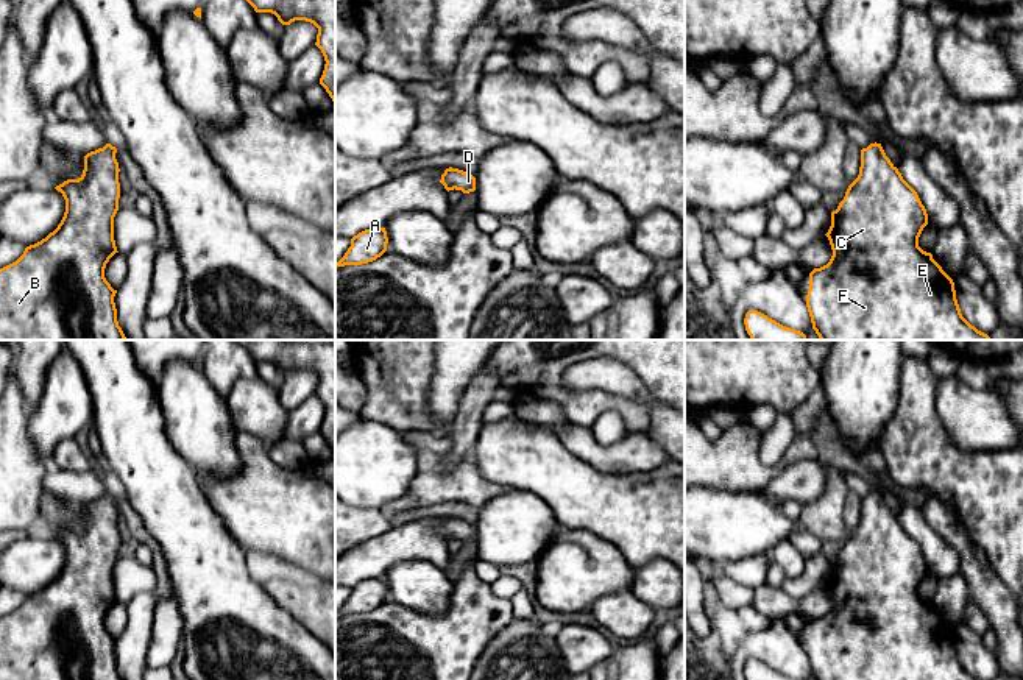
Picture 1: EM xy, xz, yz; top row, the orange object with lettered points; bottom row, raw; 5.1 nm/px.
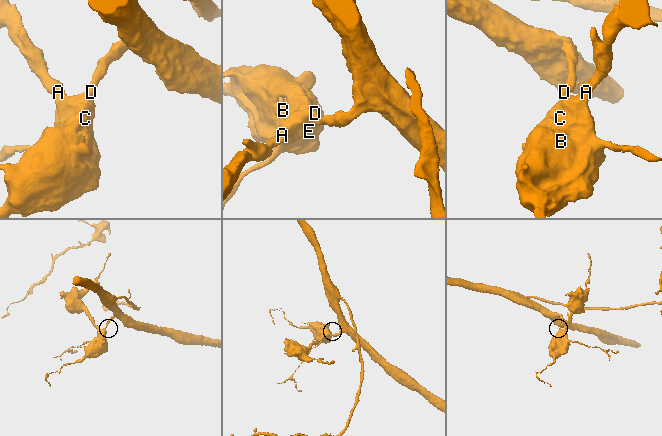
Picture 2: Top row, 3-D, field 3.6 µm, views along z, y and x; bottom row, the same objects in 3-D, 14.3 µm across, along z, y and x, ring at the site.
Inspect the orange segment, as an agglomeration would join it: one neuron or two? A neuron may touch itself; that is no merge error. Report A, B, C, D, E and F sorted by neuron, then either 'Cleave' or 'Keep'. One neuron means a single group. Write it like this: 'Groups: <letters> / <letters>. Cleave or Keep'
Groups: A B C D E F. Keep

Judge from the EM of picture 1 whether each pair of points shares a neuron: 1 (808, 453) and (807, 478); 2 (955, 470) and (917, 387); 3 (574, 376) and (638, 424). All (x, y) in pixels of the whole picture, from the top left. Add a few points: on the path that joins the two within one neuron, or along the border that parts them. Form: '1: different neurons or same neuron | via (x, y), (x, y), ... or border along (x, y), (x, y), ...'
1: different neurons | border along (816, 457), (797, 460), (775, 476)
2: same neuron | via (934, 449), (917, 432), (917, 407)
3: different neurons | border along (562, 375), (571, 392), (607, 392), (630, 401)

